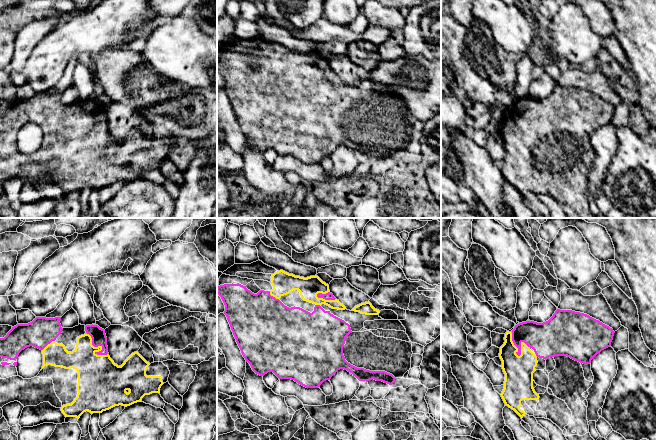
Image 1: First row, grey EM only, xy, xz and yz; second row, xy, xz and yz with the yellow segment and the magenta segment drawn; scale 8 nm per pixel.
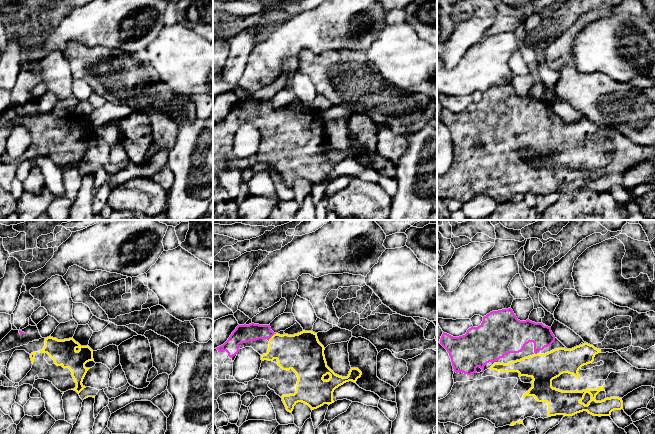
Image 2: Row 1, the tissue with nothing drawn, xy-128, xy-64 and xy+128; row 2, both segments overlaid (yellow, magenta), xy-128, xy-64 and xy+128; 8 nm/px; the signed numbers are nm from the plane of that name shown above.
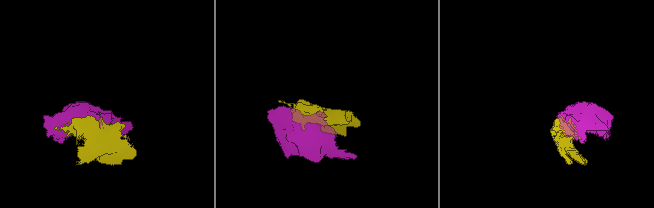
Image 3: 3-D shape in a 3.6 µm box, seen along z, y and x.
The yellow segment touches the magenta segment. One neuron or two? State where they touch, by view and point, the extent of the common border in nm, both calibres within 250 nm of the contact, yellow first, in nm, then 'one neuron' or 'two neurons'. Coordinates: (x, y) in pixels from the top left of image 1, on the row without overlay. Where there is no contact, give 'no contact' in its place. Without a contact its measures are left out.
contact xy (101, 123); length 240 nm; calibres 360 and 120 nm; one neuron

